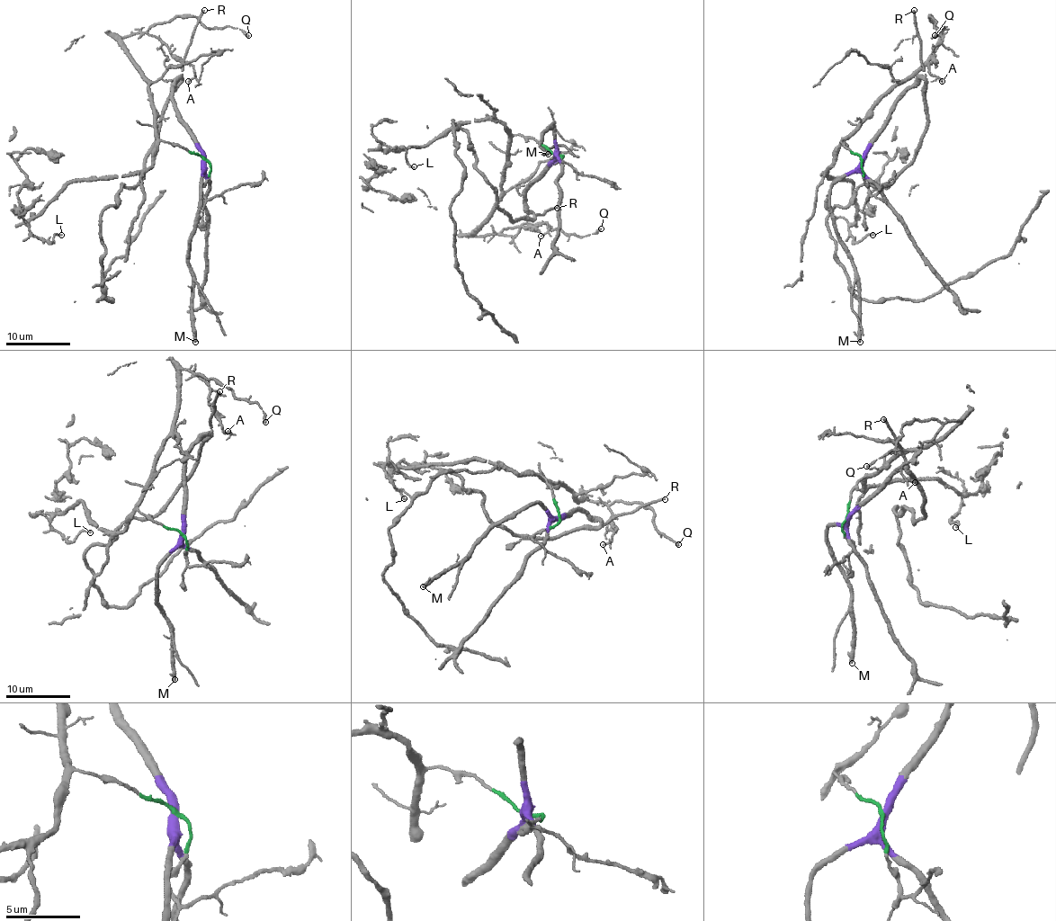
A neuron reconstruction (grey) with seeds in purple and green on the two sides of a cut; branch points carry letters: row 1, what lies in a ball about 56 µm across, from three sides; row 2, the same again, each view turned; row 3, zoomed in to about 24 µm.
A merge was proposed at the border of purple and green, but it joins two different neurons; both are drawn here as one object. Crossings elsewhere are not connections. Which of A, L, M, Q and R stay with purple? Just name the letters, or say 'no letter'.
M, R

